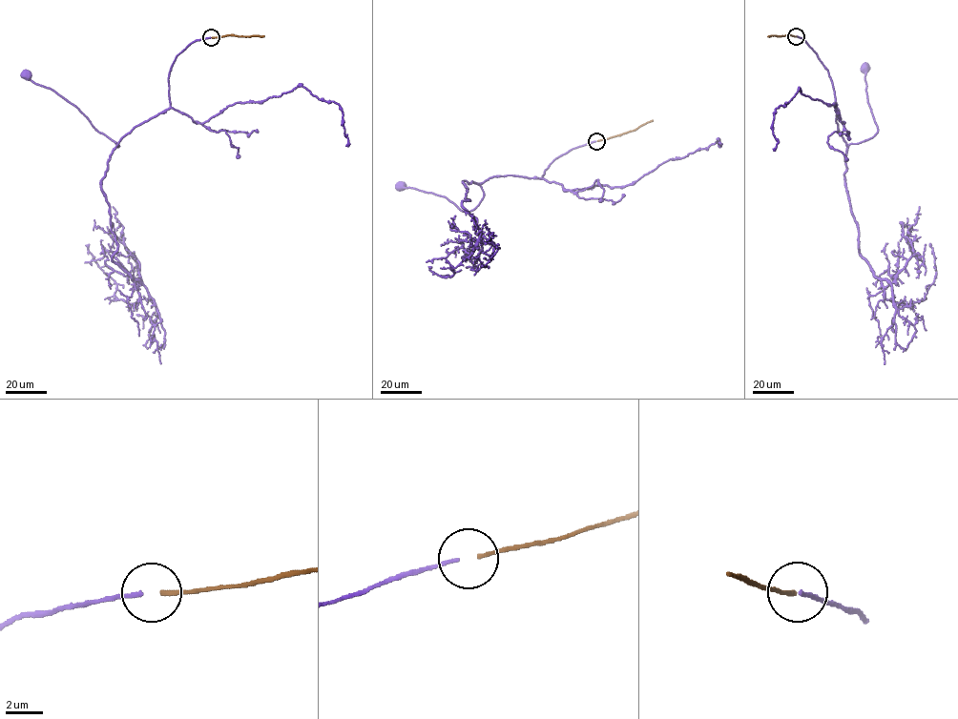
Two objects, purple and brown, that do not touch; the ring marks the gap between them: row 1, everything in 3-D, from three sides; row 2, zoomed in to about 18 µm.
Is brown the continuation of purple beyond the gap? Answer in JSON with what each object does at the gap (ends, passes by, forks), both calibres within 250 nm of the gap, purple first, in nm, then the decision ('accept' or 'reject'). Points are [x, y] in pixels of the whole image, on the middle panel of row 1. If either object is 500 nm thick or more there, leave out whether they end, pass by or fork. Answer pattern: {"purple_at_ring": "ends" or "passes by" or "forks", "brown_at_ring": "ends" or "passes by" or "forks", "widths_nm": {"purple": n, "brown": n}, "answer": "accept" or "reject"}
{"purple_at_ring": "ends", "brown_at_ring": "ends", "widths_nm": {"purple": 200, "brown": 240}, "answer": "accept"}

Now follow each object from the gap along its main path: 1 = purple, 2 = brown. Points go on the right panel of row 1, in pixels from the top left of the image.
1: (797, 36), (805, 42), (828, 72), (838, 132), (847, 145), (866, 141), (878, 131), (867, 103), (865, 67)
2: (796, 36), (768, 36)

